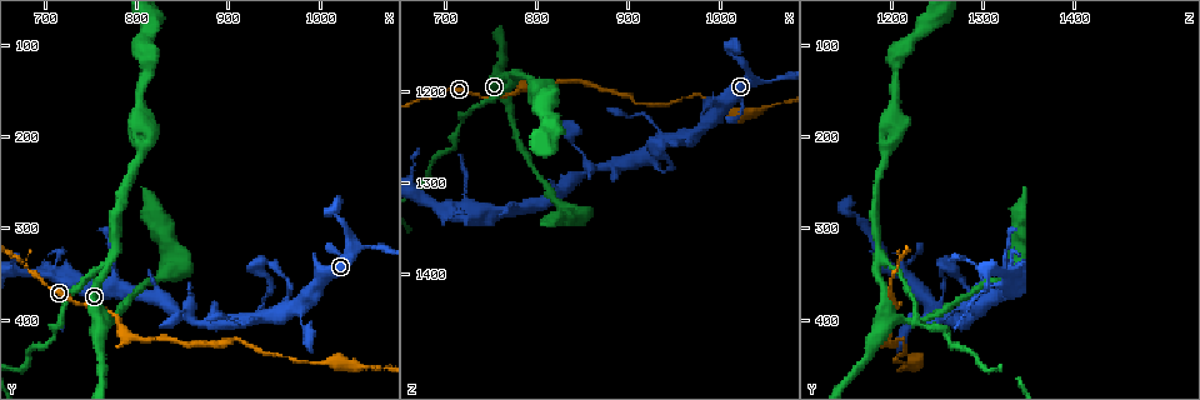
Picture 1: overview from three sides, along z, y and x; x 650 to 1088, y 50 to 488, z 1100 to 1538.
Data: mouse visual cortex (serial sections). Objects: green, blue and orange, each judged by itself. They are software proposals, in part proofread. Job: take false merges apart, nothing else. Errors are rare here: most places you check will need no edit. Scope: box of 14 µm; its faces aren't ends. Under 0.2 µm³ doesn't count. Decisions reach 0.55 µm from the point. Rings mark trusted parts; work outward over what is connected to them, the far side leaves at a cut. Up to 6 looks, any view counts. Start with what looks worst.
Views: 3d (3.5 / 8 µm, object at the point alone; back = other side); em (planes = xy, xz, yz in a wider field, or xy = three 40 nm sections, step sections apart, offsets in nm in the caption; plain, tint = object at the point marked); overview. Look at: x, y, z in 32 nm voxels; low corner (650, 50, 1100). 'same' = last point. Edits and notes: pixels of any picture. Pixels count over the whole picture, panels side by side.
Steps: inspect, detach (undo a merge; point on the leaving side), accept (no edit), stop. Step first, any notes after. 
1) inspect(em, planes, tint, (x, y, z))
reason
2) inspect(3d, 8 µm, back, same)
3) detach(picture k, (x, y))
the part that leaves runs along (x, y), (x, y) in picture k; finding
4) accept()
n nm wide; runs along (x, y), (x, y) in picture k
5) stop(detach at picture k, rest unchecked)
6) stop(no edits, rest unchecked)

inspect(3d, 8 µm, (770, 340, 1185))
branch point

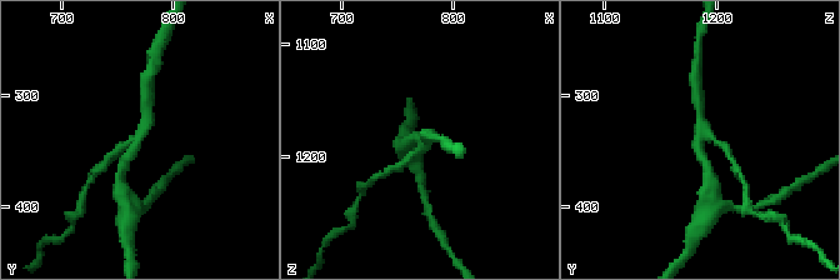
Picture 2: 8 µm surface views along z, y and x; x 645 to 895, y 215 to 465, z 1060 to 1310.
inspect(3d, 3.5 µm, (768, 340, 1186))

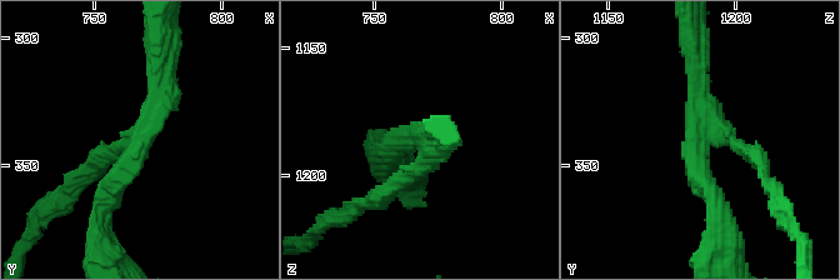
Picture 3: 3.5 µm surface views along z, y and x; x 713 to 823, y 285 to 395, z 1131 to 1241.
accept()
runs along (108, 201), (158, 109), (158, 55) in picture 3; one cell here

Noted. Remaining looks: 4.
inspect(3d, 8 µm, (820, 420, 1195))
a narrow waist

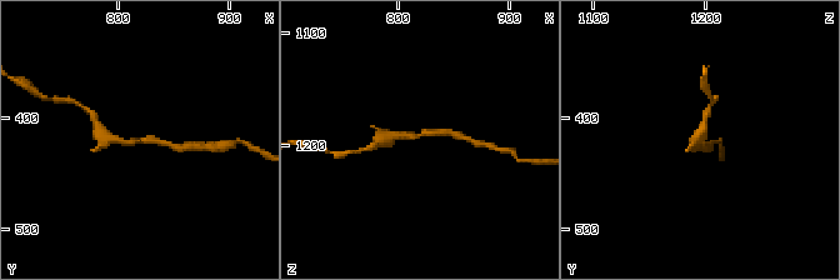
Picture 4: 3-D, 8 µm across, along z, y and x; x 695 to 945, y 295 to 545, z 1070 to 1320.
inspect(em, xy, step 3, tint, (822, 420, 1190))

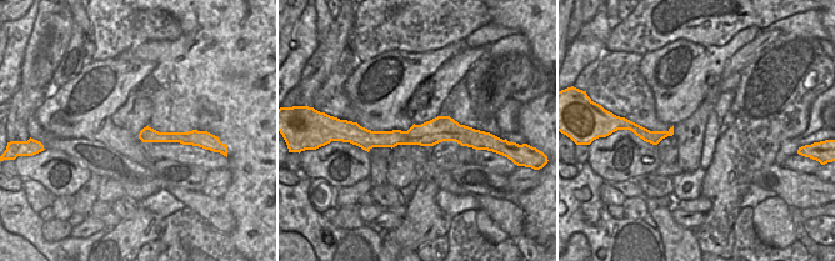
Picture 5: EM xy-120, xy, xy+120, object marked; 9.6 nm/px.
accept()
all the same cell

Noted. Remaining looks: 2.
inspect(em, xy, step 2, tint, (720, 350, 1335))

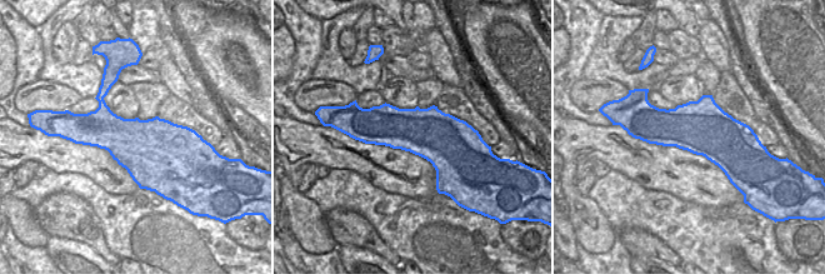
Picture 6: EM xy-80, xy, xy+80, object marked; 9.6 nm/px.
inspect(3d, 3.5 µm, same)
see where the arms go

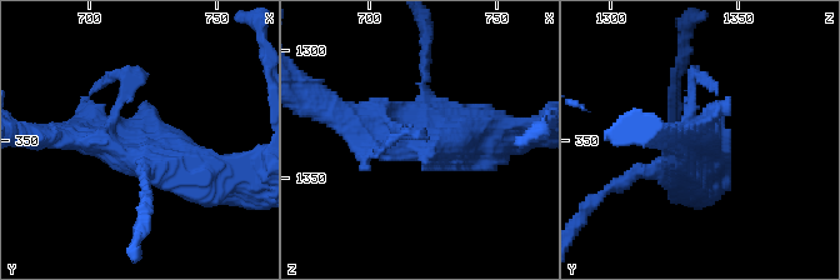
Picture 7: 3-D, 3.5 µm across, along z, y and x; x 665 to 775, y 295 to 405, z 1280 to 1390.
accept()
continuous, no second cell

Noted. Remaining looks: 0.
stop(no edits, rest unchecked)

